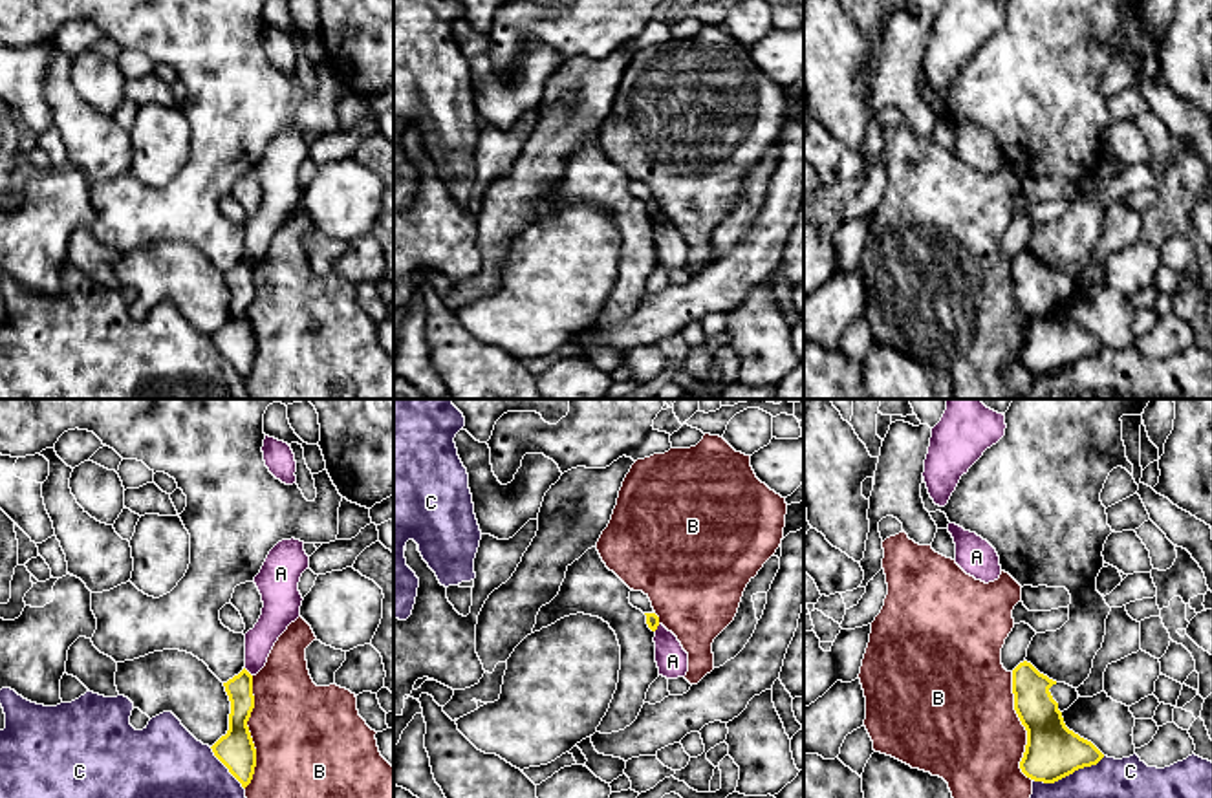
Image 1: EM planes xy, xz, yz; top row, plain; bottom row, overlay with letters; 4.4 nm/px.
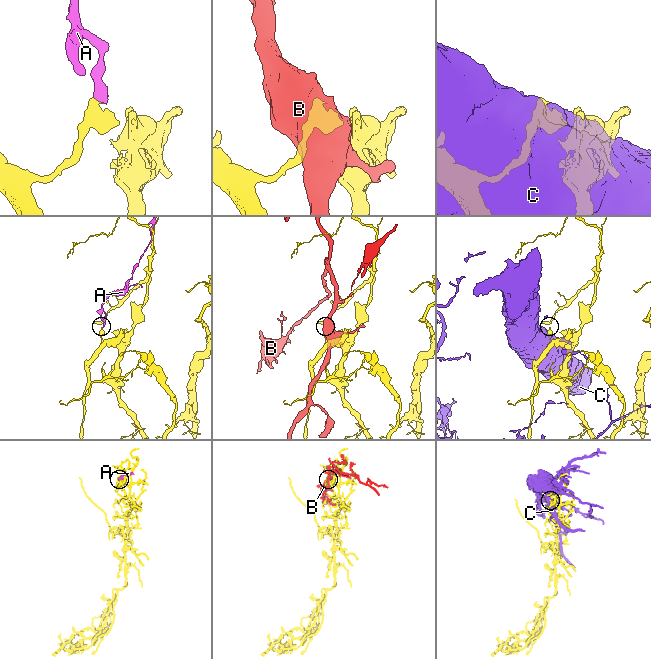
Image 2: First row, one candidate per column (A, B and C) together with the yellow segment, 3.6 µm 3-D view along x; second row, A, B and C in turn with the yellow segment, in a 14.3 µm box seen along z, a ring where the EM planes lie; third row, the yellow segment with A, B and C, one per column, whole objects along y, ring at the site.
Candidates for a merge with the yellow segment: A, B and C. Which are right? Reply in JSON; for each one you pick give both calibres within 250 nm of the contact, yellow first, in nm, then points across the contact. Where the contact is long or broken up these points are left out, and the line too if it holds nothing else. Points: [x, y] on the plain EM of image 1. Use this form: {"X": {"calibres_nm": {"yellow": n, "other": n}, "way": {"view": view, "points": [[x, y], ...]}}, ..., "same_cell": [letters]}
{"same_cell": []}

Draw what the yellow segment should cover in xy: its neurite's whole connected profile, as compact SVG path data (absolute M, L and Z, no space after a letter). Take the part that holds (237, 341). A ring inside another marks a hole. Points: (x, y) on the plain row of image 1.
M243 258L223 276L231 291L229 320L211 339L245 379L256 357L256 339L247 317L254 298L253 265Z

